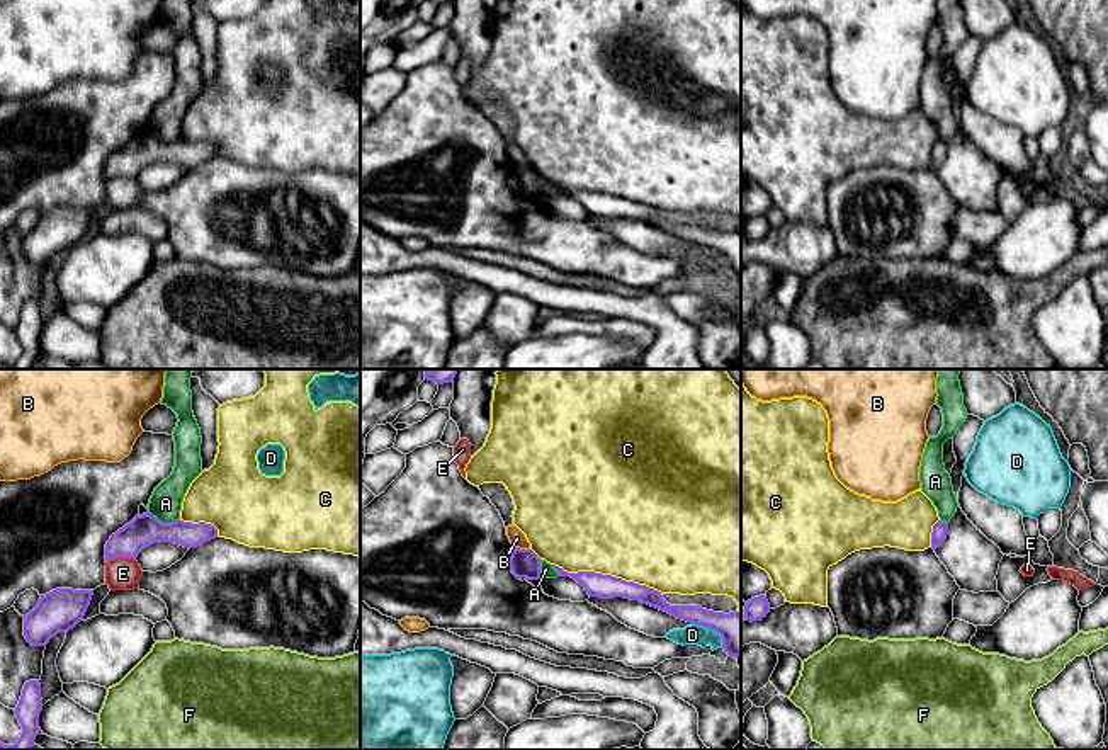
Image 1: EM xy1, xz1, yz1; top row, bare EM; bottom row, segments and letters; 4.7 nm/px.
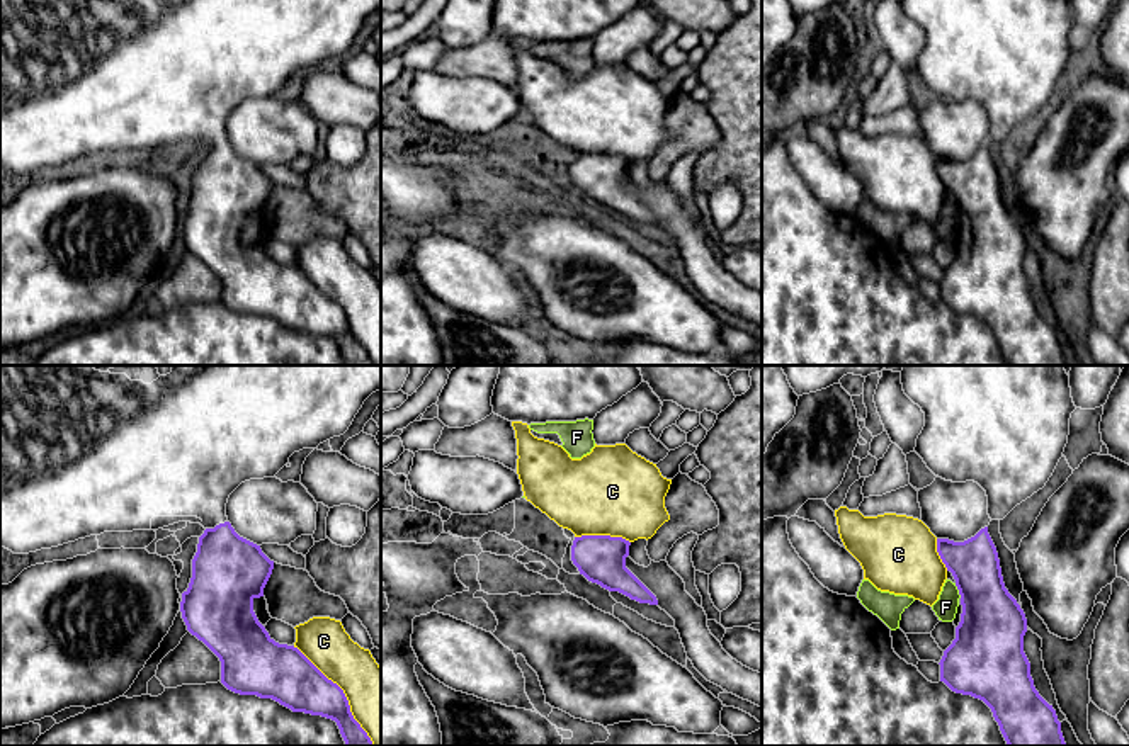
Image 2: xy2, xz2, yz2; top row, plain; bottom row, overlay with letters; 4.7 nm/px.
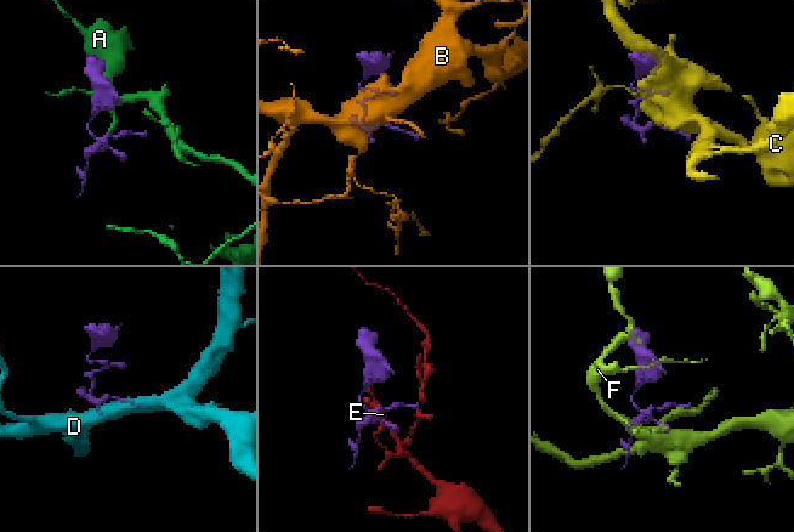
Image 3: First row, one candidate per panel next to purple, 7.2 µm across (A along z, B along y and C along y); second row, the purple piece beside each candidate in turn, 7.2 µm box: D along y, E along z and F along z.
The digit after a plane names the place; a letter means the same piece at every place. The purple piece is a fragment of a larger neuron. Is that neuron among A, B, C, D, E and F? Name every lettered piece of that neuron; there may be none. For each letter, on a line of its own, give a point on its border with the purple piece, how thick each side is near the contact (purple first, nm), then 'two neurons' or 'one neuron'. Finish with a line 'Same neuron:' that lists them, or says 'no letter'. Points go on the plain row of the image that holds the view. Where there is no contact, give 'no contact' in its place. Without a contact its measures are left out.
A: xy1 (162, 142) | 150/160 nm | two neurons
B: xz1 (522, 169) | 140/80 nm | two neurons
C: xz1 (607, 194) | 110/500 nm | two neurons
D: xz1 (711, 247) | 190/100 nm | two neurons
E: xy1 (121, 176) | 150/160 nm | two neurons
F: yz2 (958, 208) | 320/110 nm | two neurons
Same neuron: no letter

